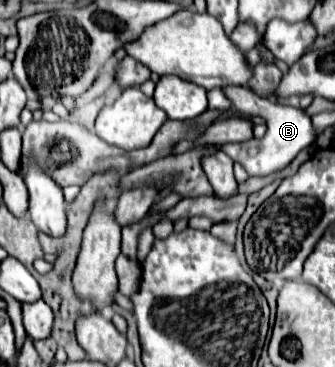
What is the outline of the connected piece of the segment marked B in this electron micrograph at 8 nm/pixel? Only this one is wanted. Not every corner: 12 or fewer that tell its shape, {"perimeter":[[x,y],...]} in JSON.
{"perimeter":[[246,86],[222,92],[266,134],[222,150],[250,176],[268,176],[314,144],[310,116]]}

